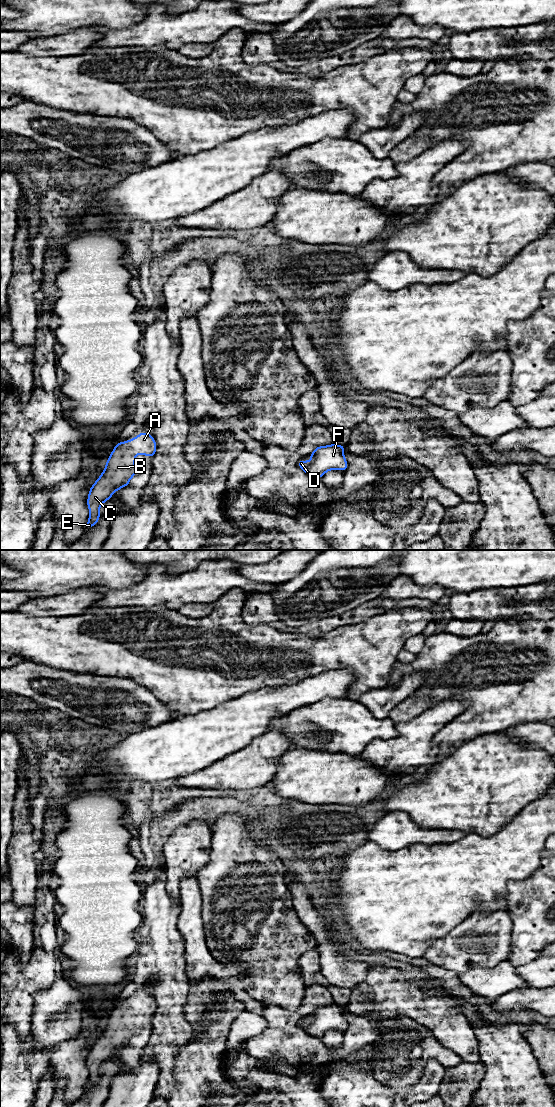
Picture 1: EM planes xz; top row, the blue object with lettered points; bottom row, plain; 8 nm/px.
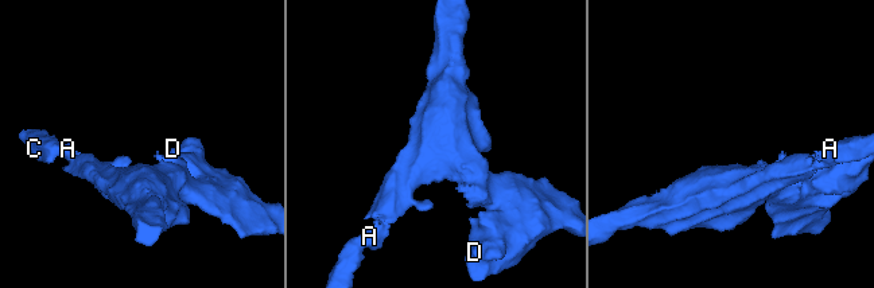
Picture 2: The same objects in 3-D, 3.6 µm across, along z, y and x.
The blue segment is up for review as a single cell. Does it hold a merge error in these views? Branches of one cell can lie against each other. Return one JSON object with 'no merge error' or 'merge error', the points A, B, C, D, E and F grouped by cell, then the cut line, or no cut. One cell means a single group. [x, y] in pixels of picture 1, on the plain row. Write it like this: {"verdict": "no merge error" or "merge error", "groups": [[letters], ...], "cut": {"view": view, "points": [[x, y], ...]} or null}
{"verdict": "no merge error", "groups": [["A", "B", "C", "D", "E", "F"]], "cut": null}

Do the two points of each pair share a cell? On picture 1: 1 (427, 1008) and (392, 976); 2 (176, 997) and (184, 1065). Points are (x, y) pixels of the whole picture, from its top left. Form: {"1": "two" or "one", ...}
{"1": "one", "2": "two"}

